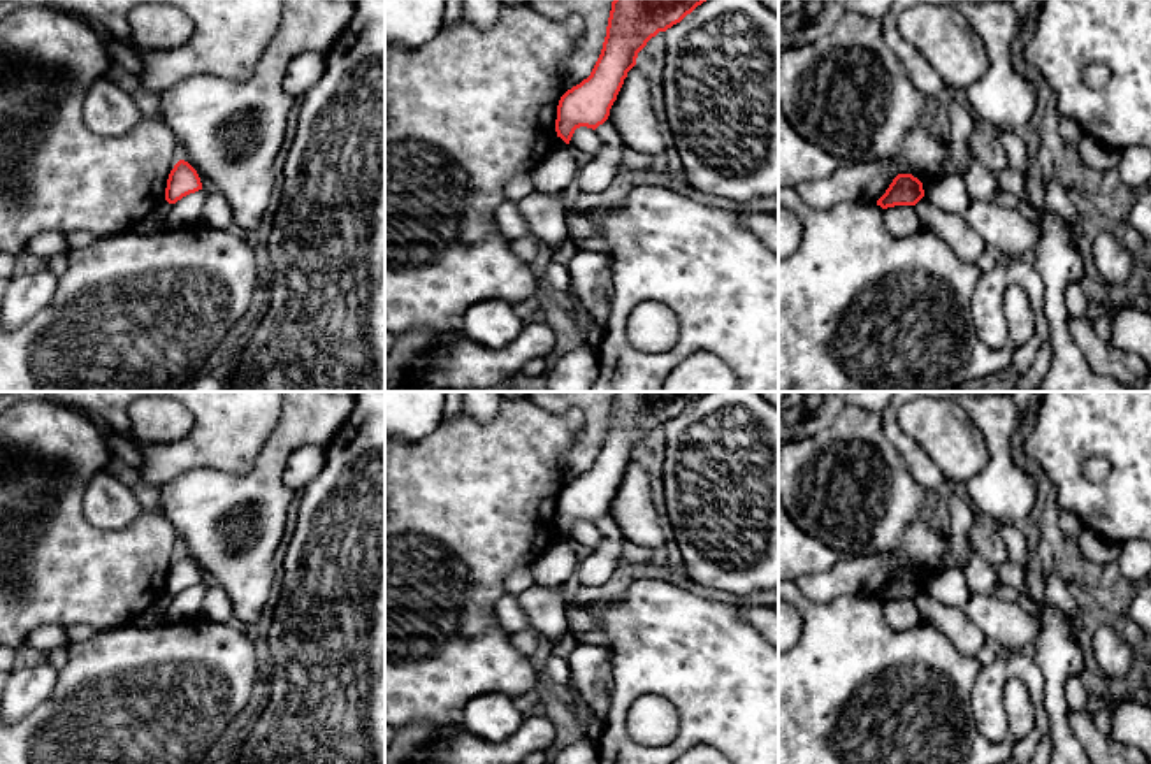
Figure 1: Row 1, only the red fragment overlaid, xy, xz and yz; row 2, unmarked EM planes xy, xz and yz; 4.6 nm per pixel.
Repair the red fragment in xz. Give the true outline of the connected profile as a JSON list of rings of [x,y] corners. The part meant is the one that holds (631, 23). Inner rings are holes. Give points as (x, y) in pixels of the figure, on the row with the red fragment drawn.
[[[613,0],[603,49],[590,76],[559,100],[557,137],[569,144],[576,128],[596,130],[603,125],[638,53],[703,2],[706,0]]]

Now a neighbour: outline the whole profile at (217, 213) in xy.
[[[209,191],[204,202],[200,221],[218,230],[230,230],[234,225],[232,209],[218,191]]]

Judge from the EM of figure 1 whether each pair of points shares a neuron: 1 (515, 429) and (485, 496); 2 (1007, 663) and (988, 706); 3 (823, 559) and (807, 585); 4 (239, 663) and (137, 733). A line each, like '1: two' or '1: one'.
1: one
2: one
3: two
4: one

